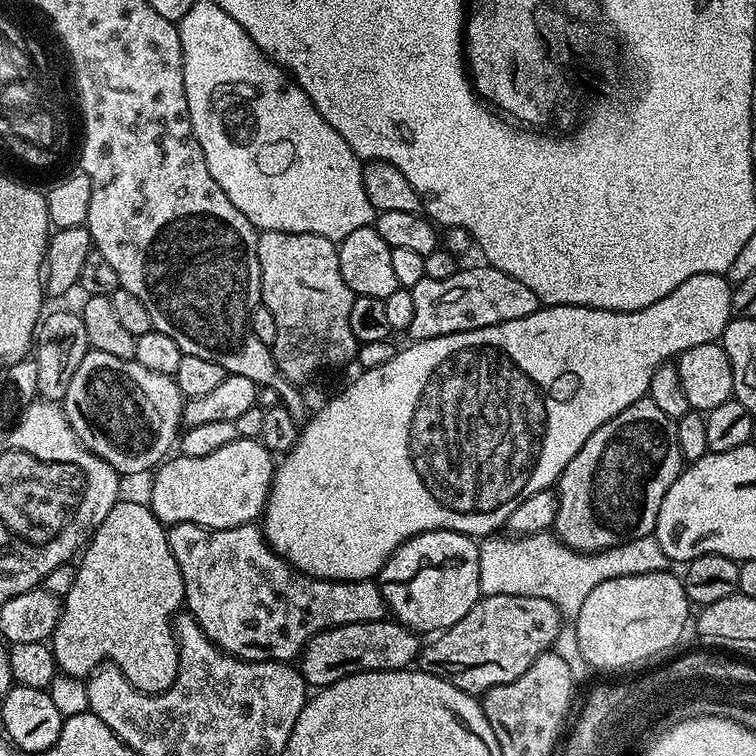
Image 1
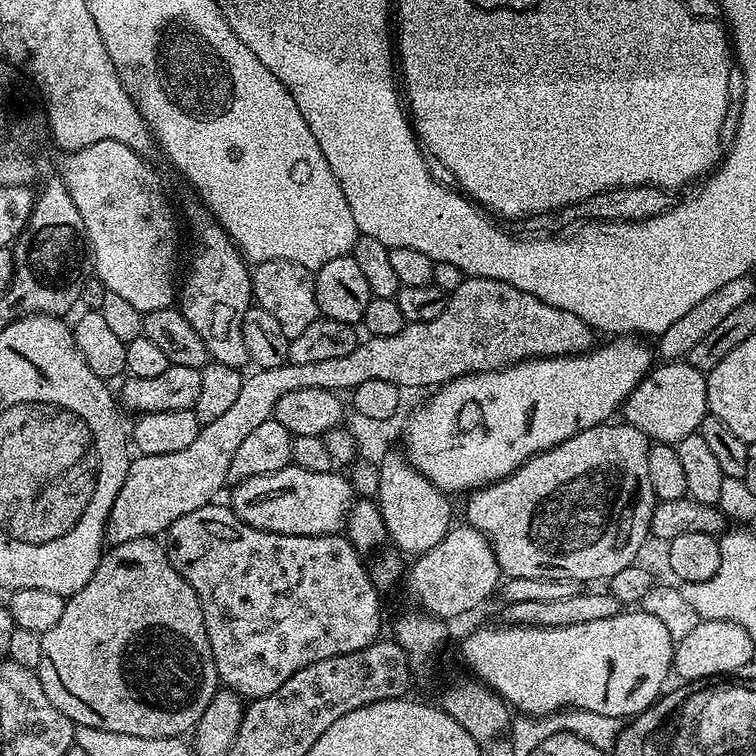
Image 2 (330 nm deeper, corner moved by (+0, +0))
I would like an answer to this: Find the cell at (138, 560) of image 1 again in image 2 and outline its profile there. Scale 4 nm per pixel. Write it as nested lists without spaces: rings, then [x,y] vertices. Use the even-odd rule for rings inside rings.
[[[143,536],[142,538],[134,538],[133,541],[122,542],[121,545],[111,545],[101,555],[100,565],[94,570],[94,578],[90,578],[90,582],[86,582],[86,586],[82,586],[82,590],[78,590],[74,595],[67,597],[62,610],[62,618],[58,618],[58,626],[46,630],[41,636],[42,642],[42,662],[38,669],[40,681],[42,682],[42,690],[46,690],[46,698],[50,698],[50,702],[54,702],[54,706],[58,706],[58,710],[62,710],[62,714],[66,714],[66,718],[70,718],[73,724],[81,728],[97,728],[98,730],[110,730],[114,734],[134,734],[134,738],[170,738],[171,736],[180,738],[185,734],[191,733],[195,729],[196,723],[202,718],[202,714],[210,706],[210,702],[214,698],[214,694],[218,691],[218,677],[216,675],[216,667],[214,666],[214,654],[210,650],[210,638],[206,634],[206,626],[202,618],[202,606],[198,594],[186,582],[186,578],[182,578],[182,574],[178,574],[178,570],[174,570],[174,566],[168,561],[168,553],[165,545],[159,539]]]

